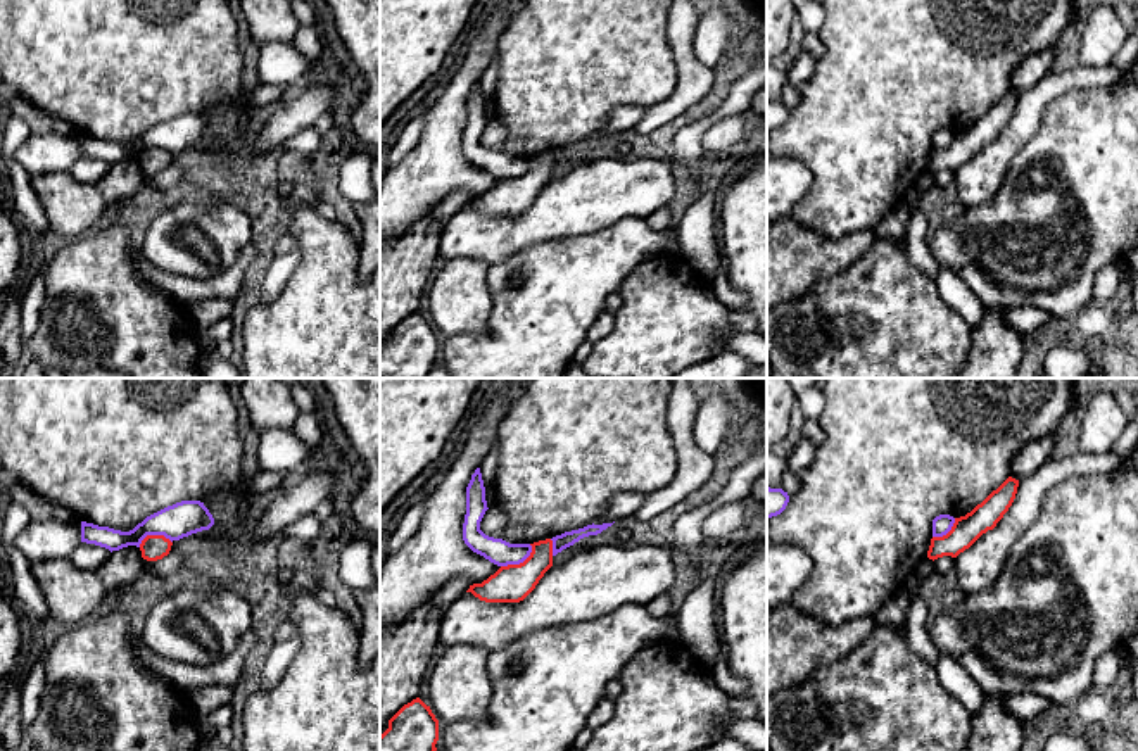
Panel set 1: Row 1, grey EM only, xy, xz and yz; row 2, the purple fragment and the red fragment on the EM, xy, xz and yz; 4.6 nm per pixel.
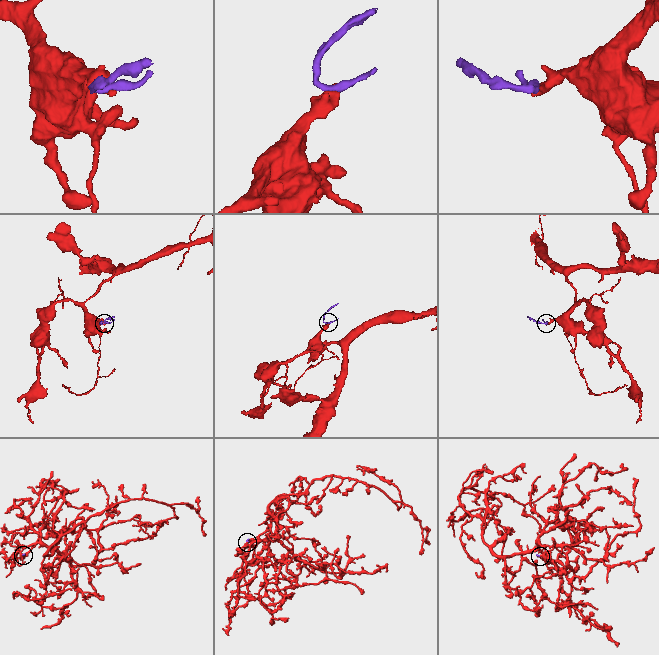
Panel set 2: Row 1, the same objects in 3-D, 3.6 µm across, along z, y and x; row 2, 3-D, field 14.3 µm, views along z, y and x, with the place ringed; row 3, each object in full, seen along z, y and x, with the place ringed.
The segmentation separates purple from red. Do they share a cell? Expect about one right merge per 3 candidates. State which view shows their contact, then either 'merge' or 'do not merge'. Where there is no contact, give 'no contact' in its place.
contact in xz; do not merge

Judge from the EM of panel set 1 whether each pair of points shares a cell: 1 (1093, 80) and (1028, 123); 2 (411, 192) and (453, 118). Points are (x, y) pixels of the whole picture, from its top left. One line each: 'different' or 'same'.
1: same
2: same

